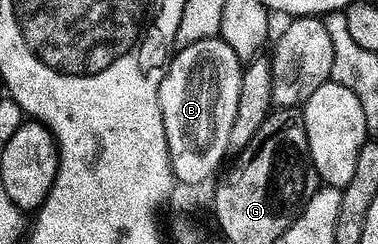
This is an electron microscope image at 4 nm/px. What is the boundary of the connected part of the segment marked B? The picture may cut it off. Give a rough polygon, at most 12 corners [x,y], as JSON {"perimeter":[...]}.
{"perimeter":[[220,37],[184,48],[161,86],[167,131],[228,156],[243,60]]}

